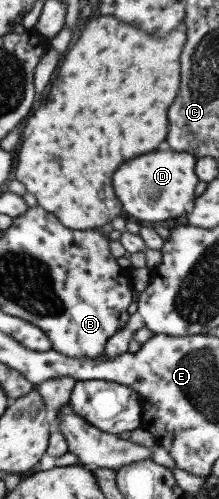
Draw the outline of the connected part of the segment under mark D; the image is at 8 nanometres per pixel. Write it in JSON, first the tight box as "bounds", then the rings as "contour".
{"bounds":[112,151,199,225],"contour":[[[158,151],[136,156],[122,162],[112,174],[112,188],[128,216],[134,216],[143,225],[160,220],[184,217],[193,207],[193,190],[199,181],[193,171],[195,156],[187,152]]]}

